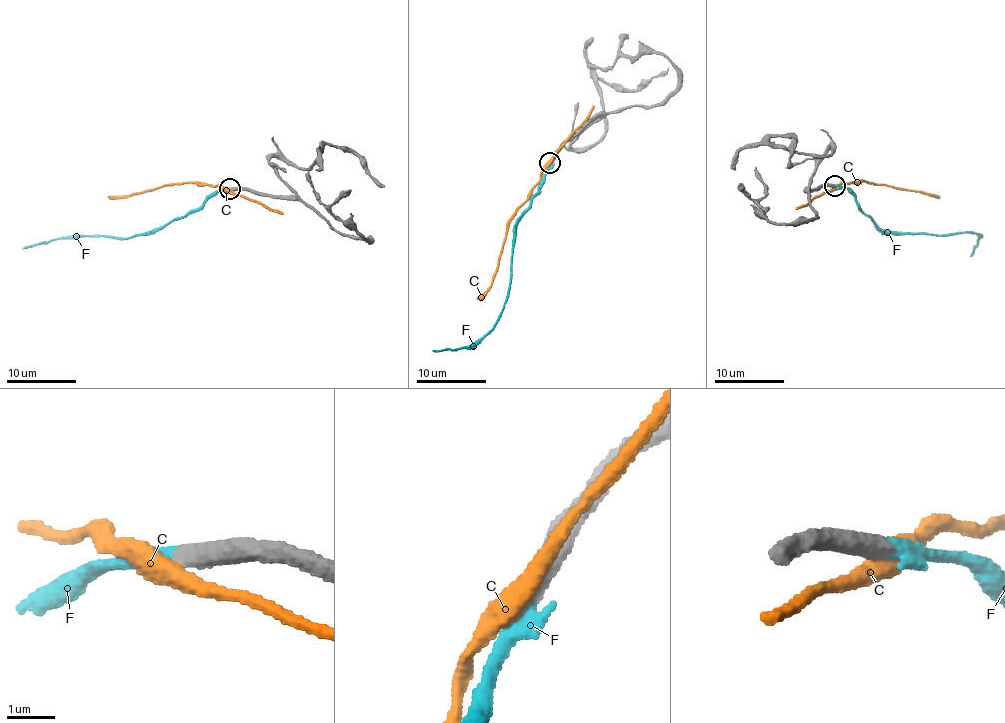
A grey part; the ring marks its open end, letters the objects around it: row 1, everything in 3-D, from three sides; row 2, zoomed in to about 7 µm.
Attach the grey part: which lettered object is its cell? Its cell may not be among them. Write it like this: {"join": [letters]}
{"join": ["F"]}

